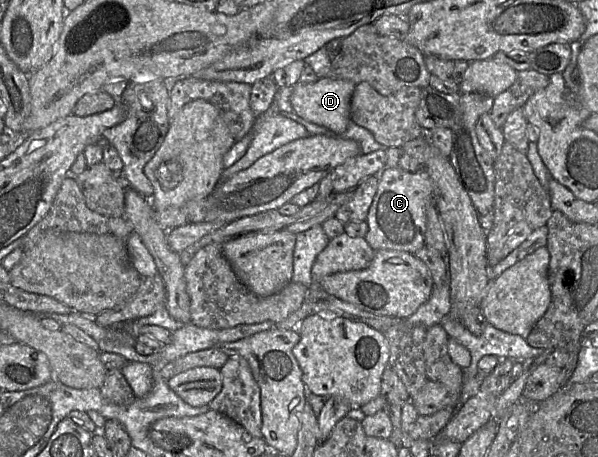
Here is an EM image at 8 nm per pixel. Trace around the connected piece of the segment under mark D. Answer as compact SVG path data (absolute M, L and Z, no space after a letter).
M327 77L310 84L298 82L293 87L290 103L299 117L335 133L343 133L351 122L351 99L355 87L351 81Z

